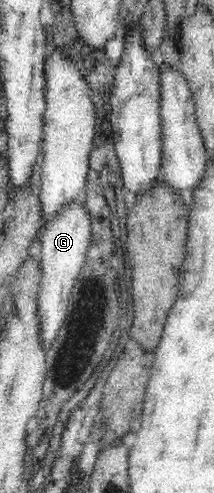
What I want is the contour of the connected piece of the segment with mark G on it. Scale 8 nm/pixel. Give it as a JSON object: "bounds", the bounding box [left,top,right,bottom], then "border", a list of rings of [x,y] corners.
{"bounds":[36,199,91,350],"border":[[[81,199],[66,202],[56,210],[56,214],[46,221],[46,227],[40,237],[39,261],[40,276],[38,279],[38,306],[36,316],[39,324],[40,342],[44,350],[52,346],[56,334],[66,318],[70,292],[80,274],[86,252],[91,241],[91,215]]]}

